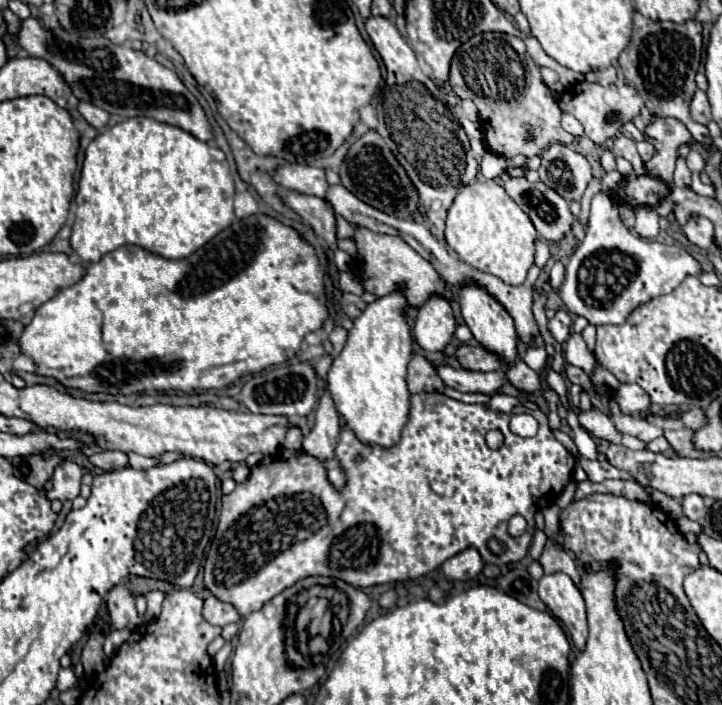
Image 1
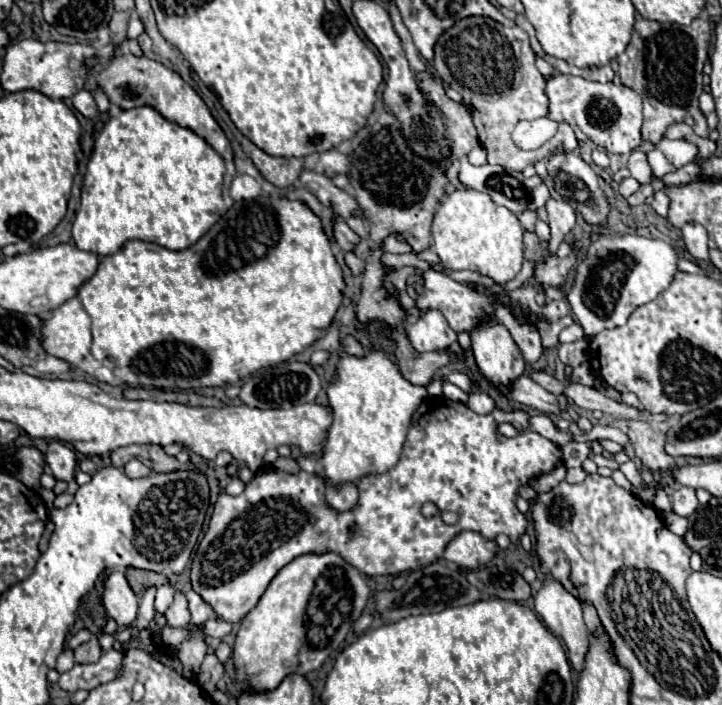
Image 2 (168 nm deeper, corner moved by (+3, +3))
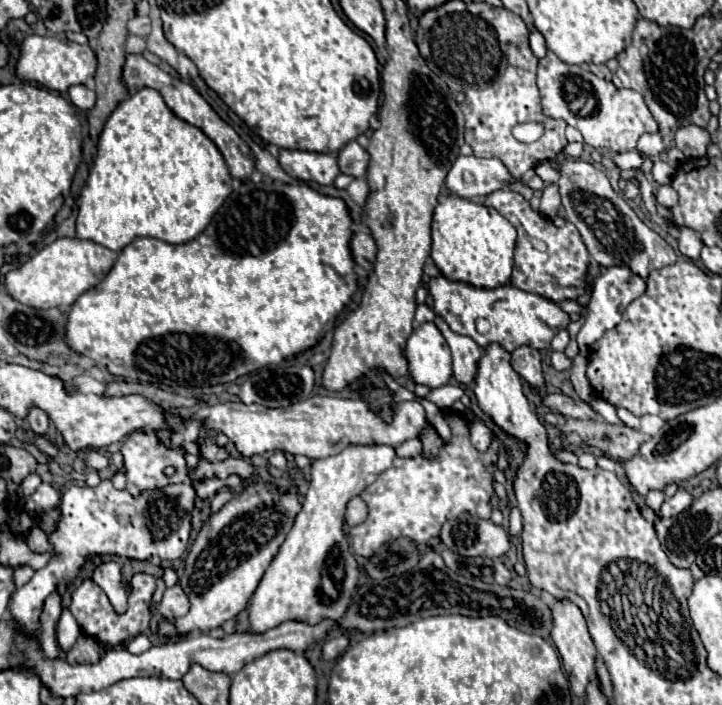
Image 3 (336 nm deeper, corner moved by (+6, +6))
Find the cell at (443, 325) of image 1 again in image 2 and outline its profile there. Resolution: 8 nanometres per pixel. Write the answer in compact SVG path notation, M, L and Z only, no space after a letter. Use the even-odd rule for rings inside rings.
M433 308L427 310L419 322L407 326L407 336L417 352L447 350L453 342L457 342L457 334L451 330L445 316Z

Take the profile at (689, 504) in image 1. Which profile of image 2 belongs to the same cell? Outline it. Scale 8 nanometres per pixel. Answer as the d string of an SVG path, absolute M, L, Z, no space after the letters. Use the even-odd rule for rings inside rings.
M681 486L675 490L675 494L671 496L671 504L673 504L673 512L679 516L685 516L685 518L691 516L699 506L695 490L687 488L687 486Z

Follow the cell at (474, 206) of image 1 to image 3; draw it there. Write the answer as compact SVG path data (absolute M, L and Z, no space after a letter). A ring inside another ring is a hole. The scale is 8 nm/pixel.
M446 195L440 199L432 217L432 259L450 281L470 283L480 289L506 285L514 267L516 229L496 209L474 201Z

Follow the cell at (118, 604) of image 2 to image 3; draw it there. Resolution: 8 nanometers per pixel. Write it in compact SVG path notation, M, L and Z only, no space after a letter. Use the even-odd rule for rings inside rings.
M116 561L100 563L100 565L94 569L92 579L104 589L104 593L108 595L110 603L114 605L114 609L116 609L118 613L124 613L124 611L126 611L128 595L126 595L122 583L120 583L120 563L116 563Z

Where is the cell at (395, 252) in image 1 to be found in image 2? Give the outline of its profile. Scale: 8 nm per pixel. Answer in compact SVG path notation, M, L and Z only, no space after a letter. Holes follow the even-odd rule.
M427 268L427 270L423 270L421 278L423 278L423 282L425 282L425 284L423 284L425 290L423 290L421 294L417 294L417 298L415 298L417 308L419 308L419 310L427 310L427 308L437 308L437 310L441 310L443 316L447 318L449 326L451 326L455 332L461 332L461 330L467 330L467 332L469 332L485 314L493 314L491 298L487 298L487 296L471 290L471 288L465 286L465 284L459 284L459 282L451 280L451 278L445 276L443 272L437 272L437 270L433 270L433 268Z

